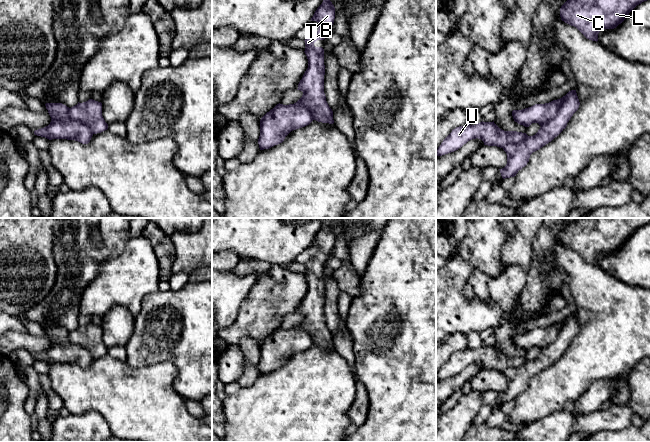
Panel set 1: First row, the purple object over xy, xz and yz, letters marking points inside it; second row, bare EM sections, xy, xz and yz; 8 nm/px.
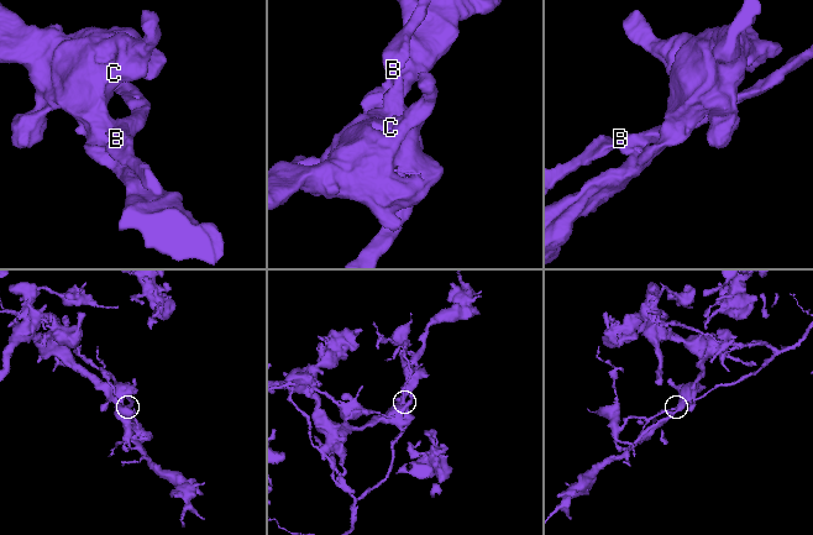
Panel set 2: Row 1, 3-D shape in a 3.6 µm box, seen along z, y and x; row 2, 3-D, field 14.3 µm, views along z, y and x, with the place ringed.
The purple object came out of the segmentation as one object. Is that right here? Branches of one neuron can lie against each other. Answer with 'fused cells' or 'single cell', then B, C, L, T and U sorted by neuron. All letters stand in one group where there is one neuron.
single cell | B C L T U

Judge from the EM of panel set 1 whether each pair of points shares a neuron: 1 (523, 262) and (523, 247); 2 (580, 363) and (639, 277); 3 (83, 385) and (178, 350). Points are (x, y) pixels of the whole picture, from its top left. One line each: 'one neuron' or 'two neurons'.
1: one neuron
2: two neurons
3: two neurons

